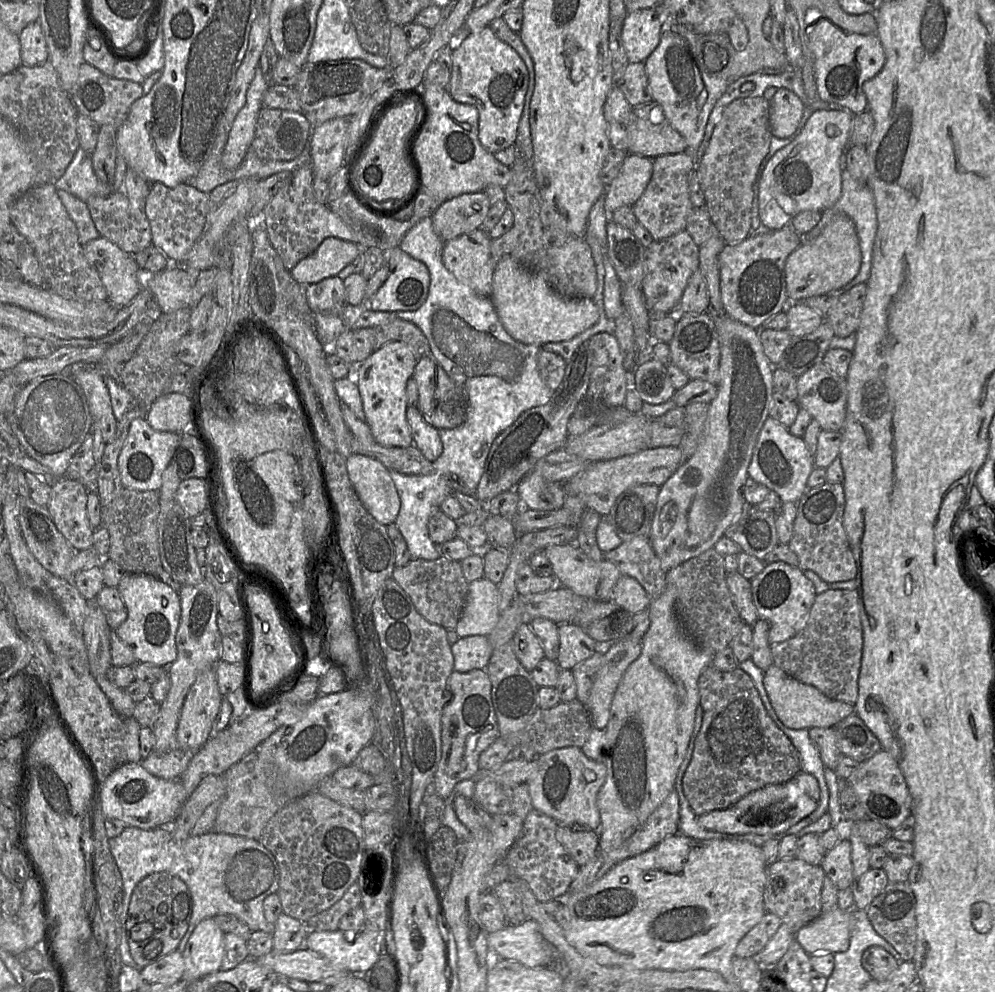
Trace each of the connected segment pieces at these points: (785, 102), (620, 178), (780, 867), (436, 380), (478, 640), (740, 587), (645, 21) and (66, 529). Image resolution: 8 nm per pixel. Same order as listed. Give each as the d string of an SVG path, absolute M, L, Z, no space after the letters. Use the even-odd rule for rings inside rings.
M778 88L770 100L770 127L773 136L790 137L798 128L805 107L794 92Z
M627 154L618 175L605 192L606 221L622 206L633 206L645 191L653 173L653 159Z
M798 858L777 860L766 868L764 906L766 913L777 915L793 933L814 921L821 914L821 894L825 872L820 865L811 865Z
M432 356L417 361L412 378L418 388L418 409L425 421L436 429L454 429L466 420L466 404L460 390Z
M471 635L460 638L451 646L454 670L466 673L474 669L486 669L494 652L487 636Z
M736 571L727 574L727 585L740 617L753 627L759 616L752 599L750 580Z
M641 9L626 15L622 41L629 63L645 62L660 41L663 17L656 9Z
M58 478L52 485L48 512L74 551L92 547L94 529L87 516L87 488L77 479Z

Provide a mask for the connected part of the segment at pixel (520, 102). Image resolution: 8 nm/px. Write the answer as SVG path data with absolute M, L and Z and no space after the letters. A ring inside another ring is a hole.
M489 26L477 33L465 33L451 46L452 69L447 92L457 102L470 104L478 110L478 139L492 154L515 143L521 118L529 76L521 57L507 43L495 36Z

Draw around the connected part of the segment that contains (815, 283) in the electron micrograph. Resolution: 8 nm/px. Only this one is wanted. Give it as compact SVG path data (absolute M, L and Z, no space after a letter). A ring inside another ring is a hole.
M839 213L816 237L801 235L801 244L789 255L785 265L787 294L790 300L805 299L839 289L857 276L862 262L859 238L851 218Z

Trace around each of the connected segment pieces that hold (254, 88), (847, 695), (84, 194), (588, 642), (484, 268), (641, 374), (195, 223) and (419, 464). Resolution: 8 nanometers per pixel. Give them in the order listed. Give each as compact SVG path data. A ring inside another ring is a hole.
M260 65L255 70L254 78L246 92L246 100L235 118L222 155L222 166L225 169L236 169L243 161L251 147L255 135L256 122L263 108L263 95L268 85Z
M828 589L816 595L805 626L792 638L771 645L773 664L792 678L816 687L830 699L855 705L863 652L863 627L857 589Z
M78 149L64 174L54 182L57 189L65 190L84 202L93 195L107 196L113 192L111 186L102 183L96 176L92 163L92 155Z
M574 623L559 624L558 634L559 653L556 662L562 669L572 670L601 647L581 626Z
M477 228L444 242L442 248L442 261L446 269L476 294L488 298L496 267L490 244L488 233Z
M652 356L638 364L631 381L642 401L649 404L663 404L672 399L676 391L668 374L667 365Z
M161 182L153 183L144 205L144 212L152 230L152 244L171 263L183 263L186 255L202 234L209 206L209 194L188 183L175 187L169 187Z
M352 438L351 451L352 454L362 454L380 461L389 471L407 475L428 475L433 472L432 462L414 444L406 448L384 447L377 442L361 444Z

